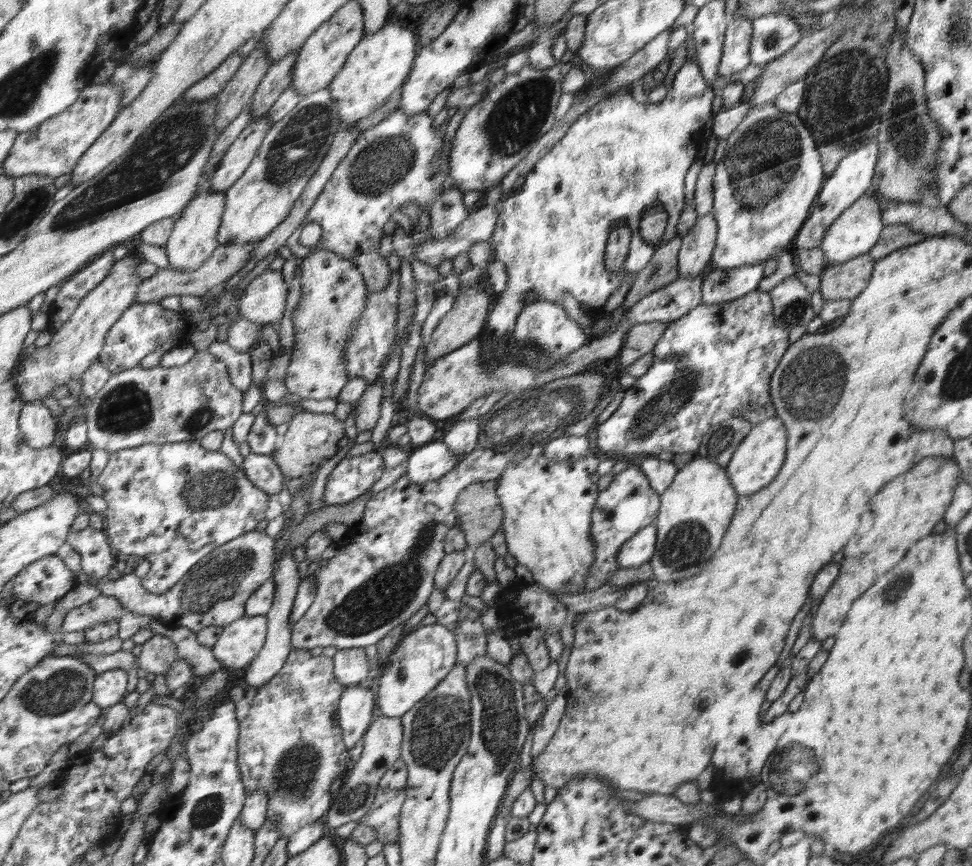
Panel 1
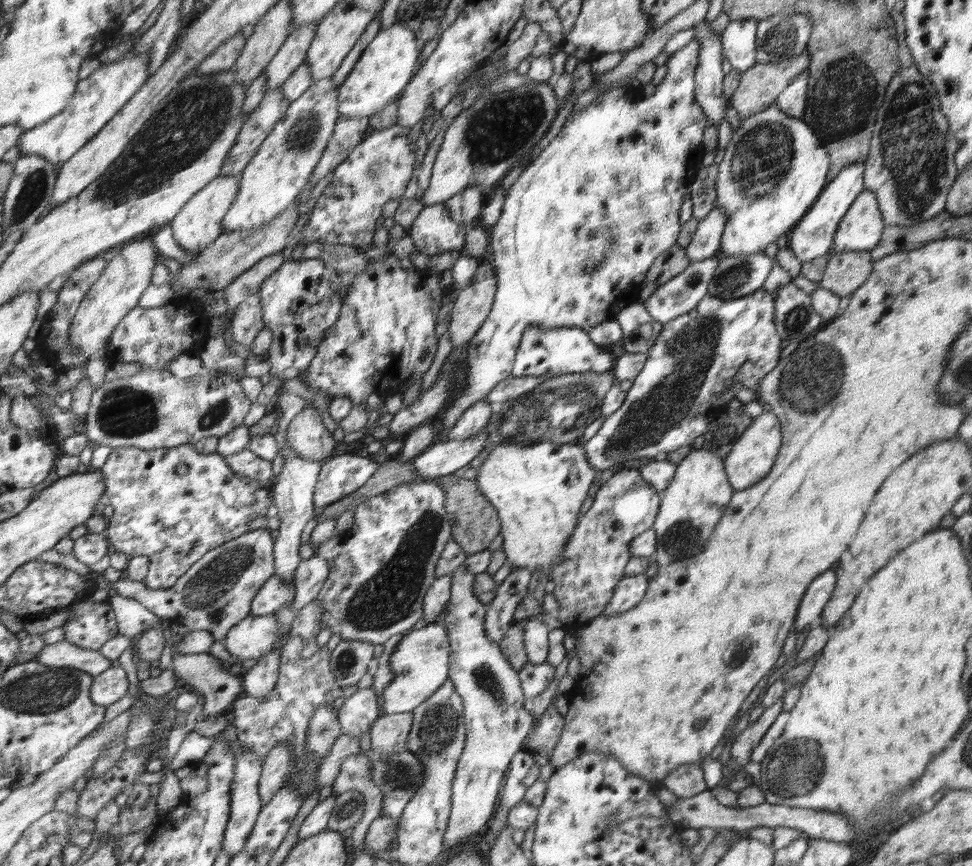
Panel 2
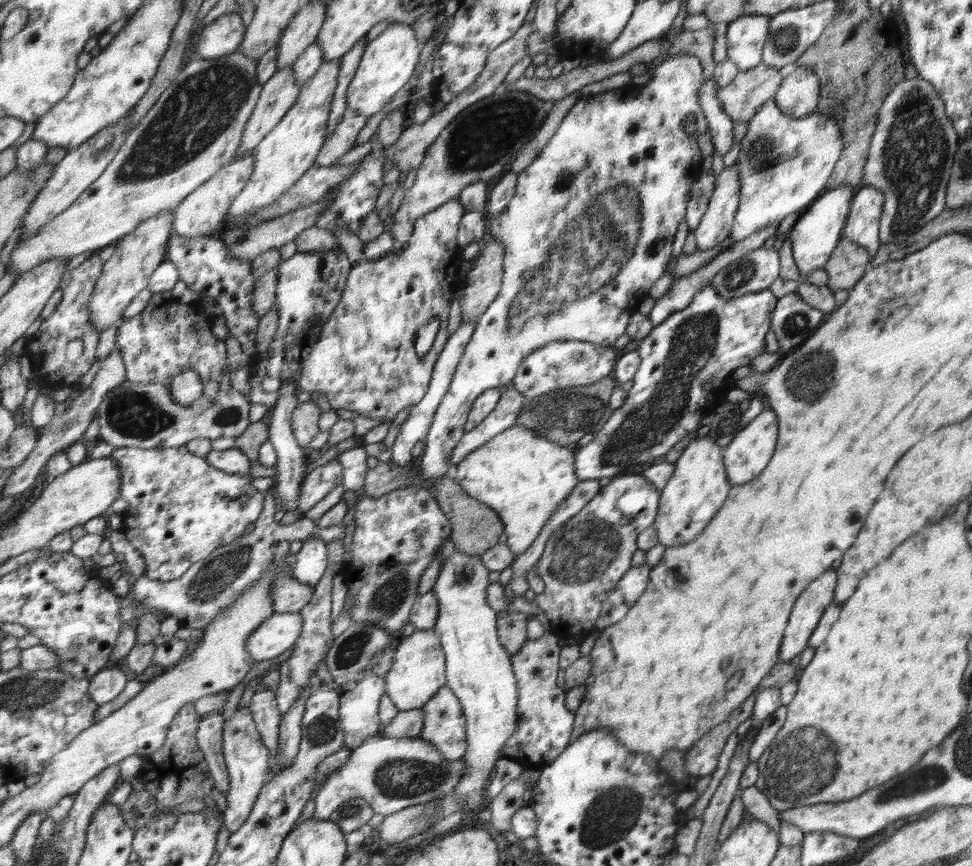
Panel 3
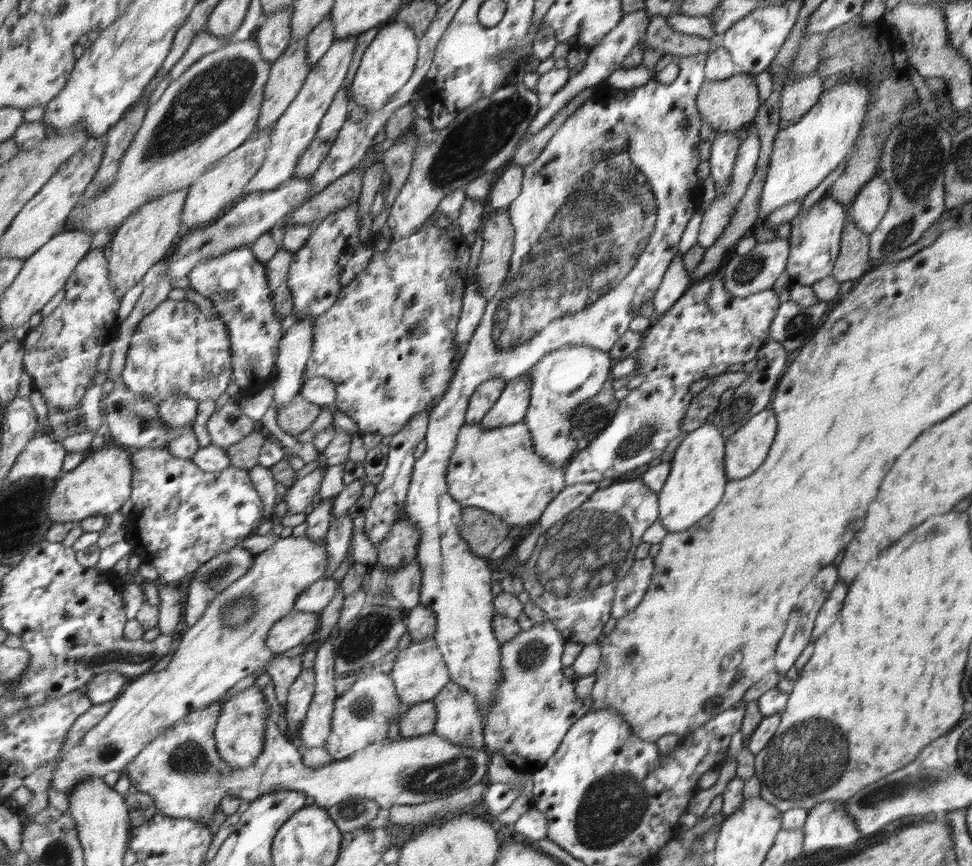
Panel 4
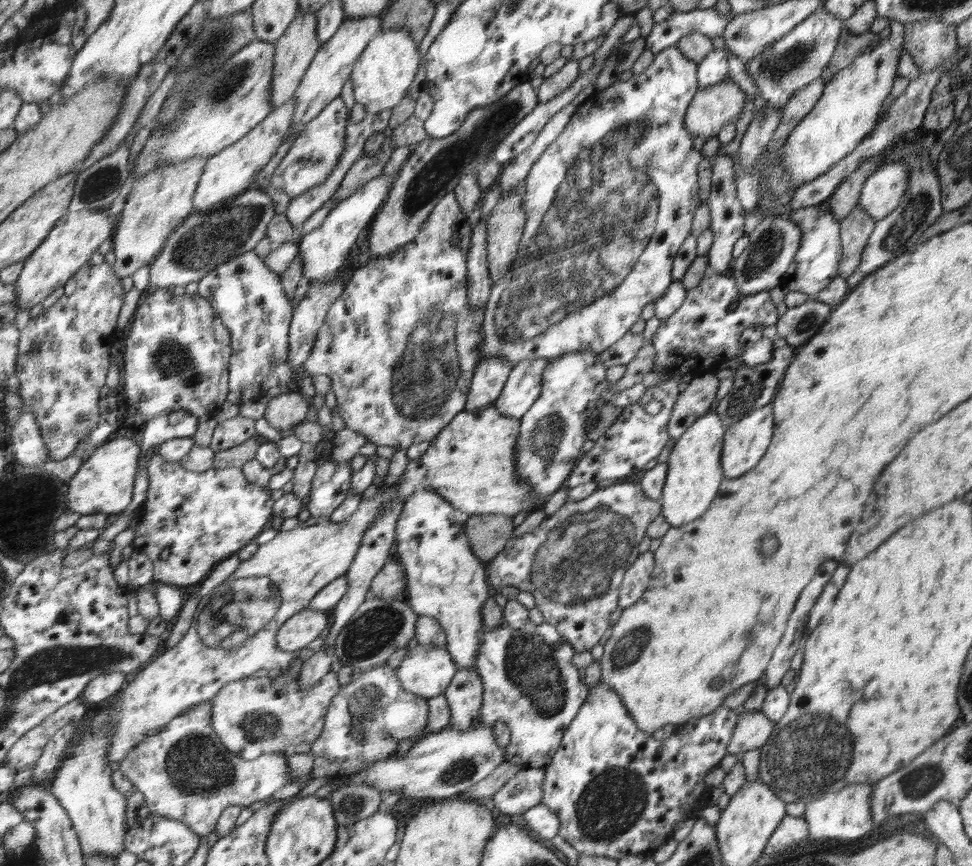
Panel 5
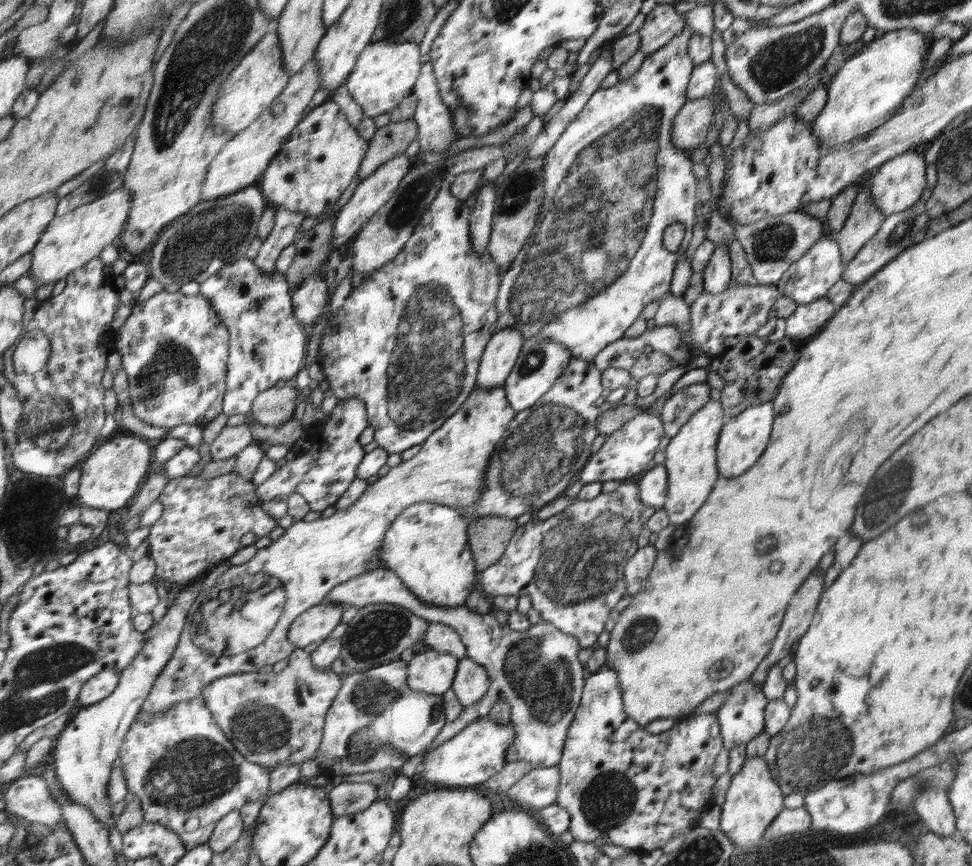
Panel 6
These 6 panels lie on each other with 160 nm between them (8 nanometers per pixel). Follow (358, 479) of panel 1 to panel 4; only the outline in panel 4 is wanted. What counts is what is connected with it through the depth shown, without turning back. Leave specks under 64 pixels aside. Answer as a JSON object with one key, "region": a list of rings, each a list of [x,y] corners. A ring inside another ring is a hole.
{"region":[[[327,466],[323,469],[317,468],[292,485],[284,496],[288,514],[309,511],[312,506],[312,497],[319,492],[326,469]]]}

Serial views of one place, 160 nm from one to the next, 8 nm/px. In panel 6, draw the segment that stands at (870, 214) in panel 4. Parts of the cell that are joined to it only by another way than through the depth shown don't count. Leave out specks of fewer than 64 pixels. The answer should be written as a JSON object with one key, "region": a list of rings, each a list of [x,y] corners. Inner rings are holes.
{"region":[[[906,152],[885,162],[880,168],[863,179],[863,183],[870,188],[870,196],[877,207],[886,215],[903,212],[915,205],[926,188],[926,162],[918,153]]]}

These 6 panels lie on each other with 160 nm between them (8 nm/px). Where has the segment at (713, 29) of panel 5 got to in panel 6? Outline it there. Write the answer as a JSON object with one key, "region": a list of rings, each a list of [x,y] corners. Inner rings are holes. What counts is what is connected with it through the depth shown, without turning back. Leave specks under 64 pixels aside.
{"region":[[[657,4],[651,12],[645,14],[643,27],[637,32],[641,38],[639,51],[647,56],[653,54],[656,50],[662,49],[666,43],[670,42],[674,36],[680,34],[684,29],[691,30],[687,20],[683,17],[683,14],[676,13],[673,4]]]}

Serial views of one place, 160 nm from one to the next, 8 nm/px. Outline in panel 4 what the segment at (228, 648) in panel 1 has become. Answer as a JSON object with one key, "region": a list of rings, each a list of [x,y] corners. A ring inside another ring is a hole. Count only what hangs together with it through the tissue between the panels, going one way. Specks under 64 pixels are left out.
{"region":[[[293,611],[273,626],[265,645],[273,654],[286,652],[298,646],[306,636],[310,636],[316,630],[316,626],[318,626],[318,613]]]}

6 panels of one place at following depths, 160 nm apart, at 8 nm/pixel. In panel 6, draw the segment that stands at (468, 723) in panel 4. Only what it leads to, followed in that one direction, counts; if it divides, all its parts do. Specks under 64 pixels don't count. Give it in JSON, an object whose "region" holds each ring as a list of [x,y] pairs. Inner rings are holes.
{"region":[[[467,656],[459,659],[458,673],[451,689],[462,706],[467,707],[478,703],[487,694],[490,686],[490,676],[480,663]]]}

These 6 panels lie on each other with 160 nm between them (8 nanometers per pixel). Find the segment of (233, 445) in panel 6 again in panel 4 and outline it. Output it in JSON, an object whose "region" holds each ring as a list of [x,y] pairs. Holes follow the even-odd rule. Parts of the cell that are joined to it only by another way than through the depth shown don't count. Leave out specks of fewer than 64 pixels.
{"region":[[[228,401],[220,411],[212,413],[207,430],[211,444],[225,449],[252,433],[254,420],[242,412],[241,401]]]}

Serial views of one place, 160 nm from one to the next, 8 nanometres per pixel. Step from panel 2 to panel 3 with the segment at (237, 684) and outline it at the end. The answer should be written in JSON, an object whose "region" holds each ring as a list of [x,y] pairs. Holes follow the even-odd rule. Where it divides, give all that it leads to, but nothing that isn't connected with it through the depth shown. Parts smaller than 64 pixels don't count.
{"region":[[[215,710],[205,714],[196,731],[197,746],[207,762],[213,787],[227,794],[230,777],[225,767],[222,750],[222,729],[225,719],[222,711]]]}

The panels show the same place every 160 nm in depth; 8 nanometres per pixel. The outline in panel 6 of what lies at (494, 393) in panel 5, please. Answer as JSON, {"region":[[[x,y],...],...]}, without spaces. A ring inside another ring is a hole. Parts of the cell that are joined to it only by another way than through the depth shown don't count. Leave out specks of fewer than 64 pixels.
{"region":[[[514,327],[498,330],[483,353],[476,387],[489,389],[503,385],[524,342],[522,332]]]}

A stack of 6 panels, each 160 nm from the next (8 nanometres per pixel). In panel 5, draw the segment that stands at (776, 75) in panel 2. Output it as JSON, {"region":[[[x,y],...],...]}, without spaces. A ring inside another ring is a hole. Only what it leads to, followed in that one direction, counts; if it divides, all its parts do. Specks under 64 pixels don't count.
{"region":[[[732,80],[700,89],[687,110],[688,133],[692,137],[711,139],[722,130],[722,126],[740,118],[749,98],[747,92]]]}

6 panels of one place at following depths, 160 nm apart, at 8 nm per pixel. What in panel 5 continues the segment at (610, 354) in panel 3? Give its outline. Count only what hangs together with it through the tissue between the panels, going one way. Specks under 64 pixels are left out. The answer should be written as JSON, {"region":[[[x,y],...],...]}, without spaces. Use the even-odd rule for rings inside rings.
{"region":[[[590,351],[569,352],[554,358],[551,364],[544,370],[544,385],[541,396],[535,404],[527,410],[522,418],[519,418],[520,428],[515,444],[515,474],[519,478],[525,478],[535,488],[535,502],[543,508],[546,502],[552,502],[553,494],[560,494],[564,490],[565,482],[574,472],[579,460],[588,454],[584,446],[588,446],[589,434],[588,422],[591,414],[605,404],[608,395],[612,392],[612,385],[607,381],[607,367],[598,358],[597,354]]]}

